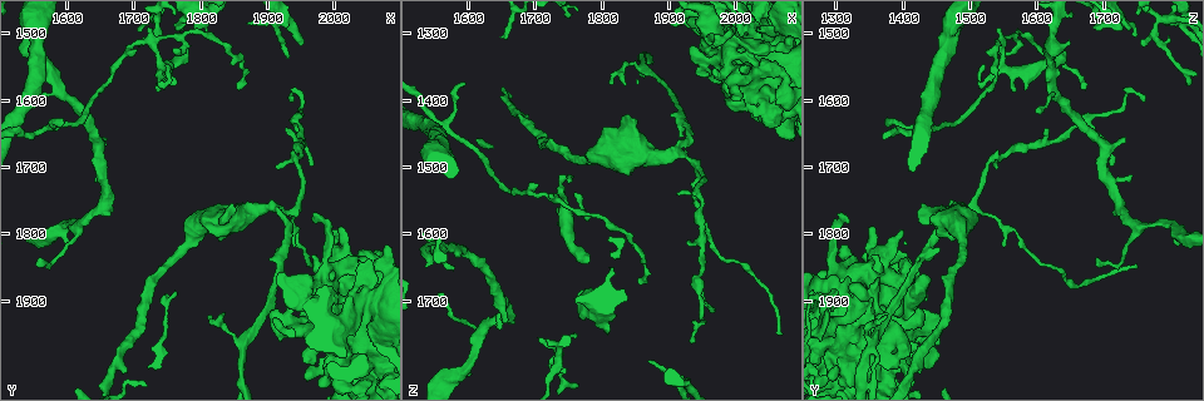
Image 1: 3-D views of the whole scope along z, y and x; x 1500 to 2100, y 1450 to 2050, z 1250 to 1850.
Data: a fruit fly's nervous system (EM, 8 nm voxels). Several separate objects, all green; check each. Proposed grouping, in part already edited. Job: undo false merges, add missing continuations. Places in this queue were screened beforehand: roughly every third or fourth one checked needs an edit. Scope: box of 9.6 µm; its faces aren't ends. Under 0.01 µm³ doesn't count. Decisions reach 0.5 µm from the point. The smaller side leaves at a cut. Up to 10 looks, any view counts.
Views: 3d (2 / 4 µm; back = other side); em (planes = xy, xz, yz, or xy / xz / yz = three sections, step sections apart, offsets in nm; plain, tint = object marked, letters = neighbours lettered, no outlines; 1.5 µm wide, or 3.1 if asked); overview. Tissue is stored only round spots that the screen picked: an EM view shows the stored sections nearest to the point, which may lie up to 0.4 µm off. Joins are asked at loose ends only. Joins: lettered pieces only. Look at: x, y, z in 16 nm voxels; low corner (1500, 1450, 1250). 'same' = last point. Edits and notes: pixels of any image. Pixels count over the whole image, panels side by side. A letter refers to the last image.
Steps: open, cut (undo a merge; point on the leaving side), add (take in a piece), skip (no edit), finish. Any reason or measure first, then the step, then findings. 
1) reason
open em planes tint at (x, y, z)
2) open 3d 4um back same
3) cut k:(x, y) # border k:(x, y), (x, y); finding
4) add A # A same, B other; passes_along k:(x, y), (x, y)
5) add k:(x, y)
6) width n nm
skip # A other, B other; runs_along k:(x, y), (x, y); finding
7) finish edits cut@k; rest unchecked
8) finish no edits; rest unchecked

sudden change in width
open 3d 2um at (1920, 1490, 1820)

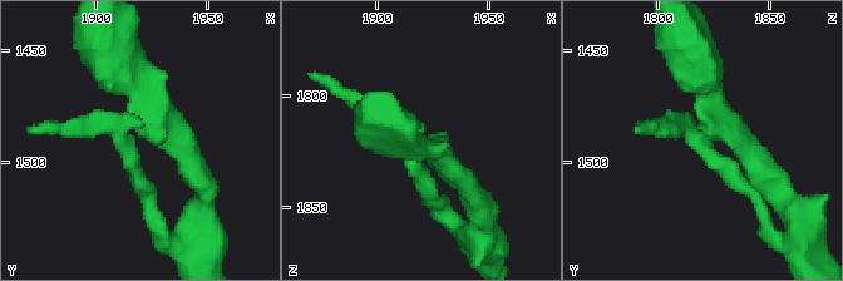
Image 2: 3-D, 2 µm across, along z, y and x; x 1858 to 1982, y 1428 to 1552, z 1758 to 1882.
open em xz step 4 tint at (1918, 1491, 1822)

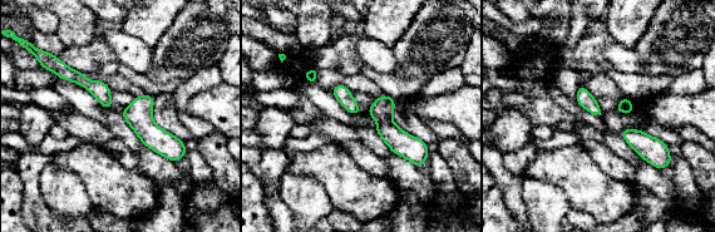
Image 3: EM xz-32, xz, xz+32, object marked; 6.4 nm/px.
cut it another way
open em planes letters same

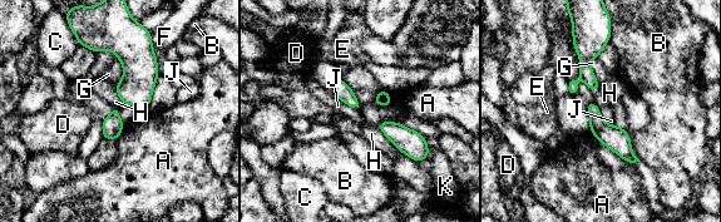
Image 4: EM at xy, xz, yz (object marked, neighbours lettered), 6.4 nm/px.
skip # A other, B other, C other, D other, E other, F other, G other, H other, J other, K other; border 4:(334, 93), (337, 98), (357, 109); all the same neuron

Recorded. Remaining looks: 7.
an open end
open em planes letters at (1865, 1580, 1675)

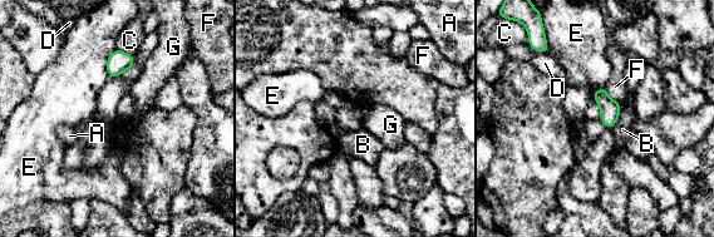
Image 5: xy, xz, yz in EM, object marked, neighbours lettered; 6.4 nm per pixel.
width 130 nm
skip # A other, B other, C other, D other, E other, F other, G other; border 5:(621, 104), (619, 118), (611, 128); none of them fits

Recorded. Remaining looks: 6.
free end
open em planes tint at (1775, 1490, 1685)

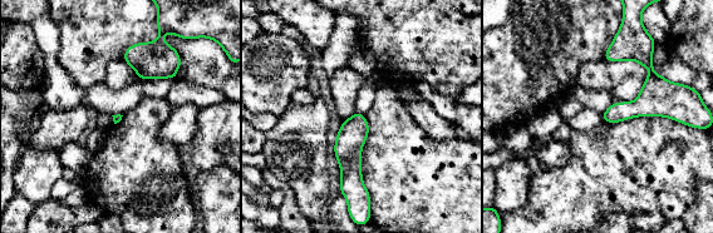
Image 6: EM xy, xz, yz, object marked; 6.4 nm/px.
open em planes letters same

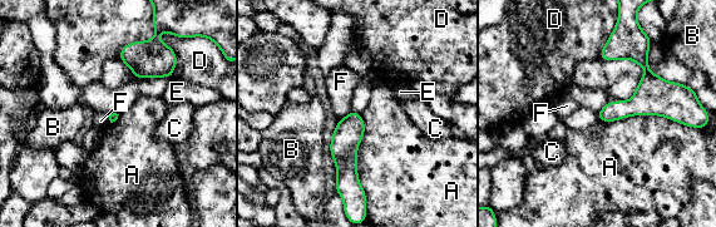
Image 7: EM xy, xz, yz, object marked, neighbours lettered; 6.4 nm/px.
skip # A other, B other, C other, D other, E other, F other; no lettered piece goes on from it

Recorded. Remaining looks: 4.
free end
open em xz step 4 tint at (1940, 1605, 1765)

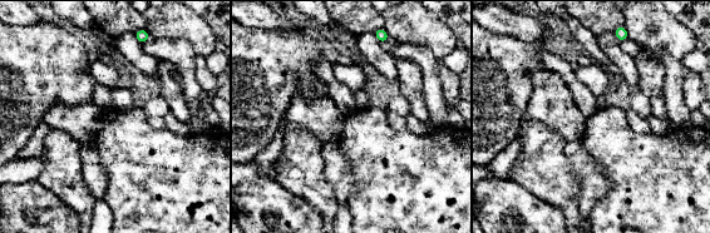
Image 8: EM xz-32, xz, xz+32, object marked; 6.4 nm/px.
cut it another way
open em planes tint same

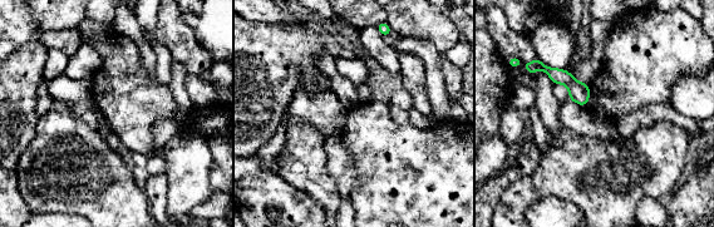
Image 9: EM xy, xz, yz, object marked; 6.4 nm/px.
open em planes letters same

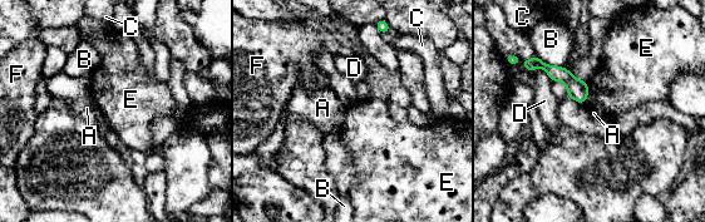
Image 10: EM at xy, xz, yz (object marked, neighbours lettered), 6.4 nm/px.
longest_contact B 200 nm
skip # A other, B other, C other, D other, E other, F other; border 10:(588, 82), (588, 94), (585, 102); no lettered piece goes on from it

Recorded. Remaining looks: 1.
finish no edits; rest unchecked

